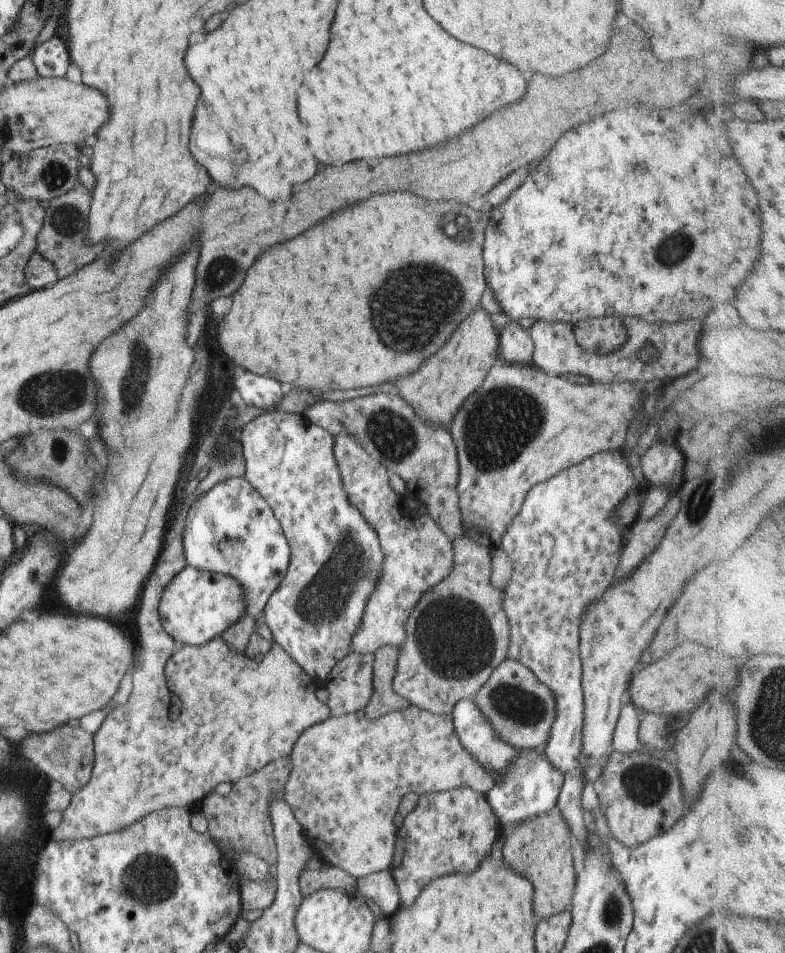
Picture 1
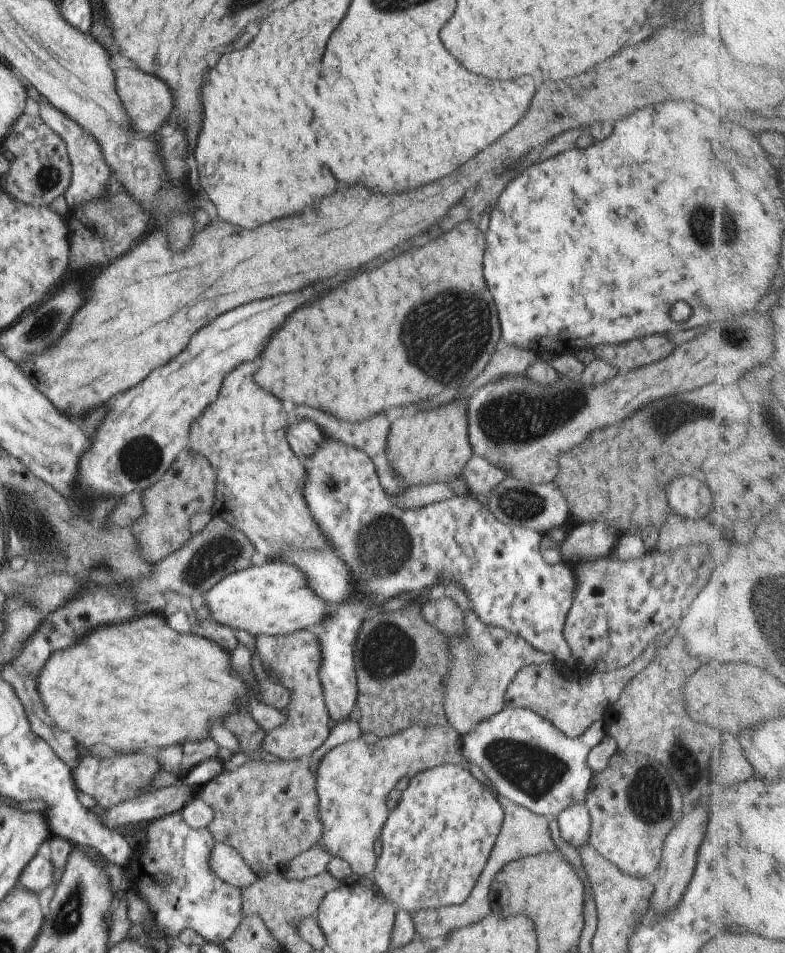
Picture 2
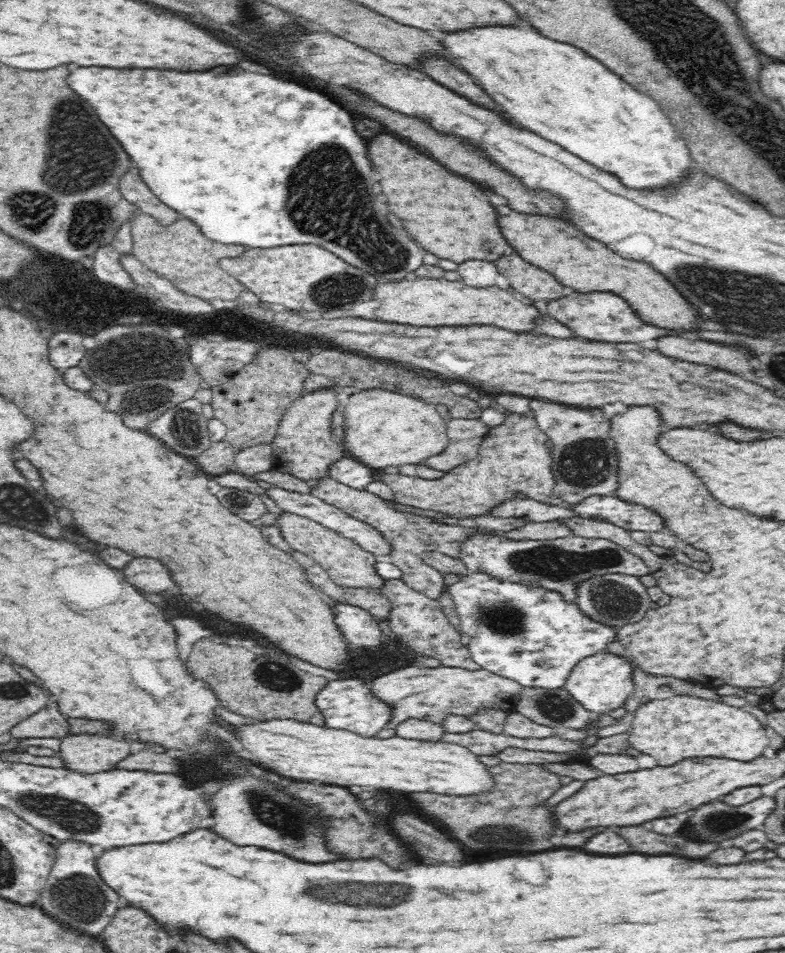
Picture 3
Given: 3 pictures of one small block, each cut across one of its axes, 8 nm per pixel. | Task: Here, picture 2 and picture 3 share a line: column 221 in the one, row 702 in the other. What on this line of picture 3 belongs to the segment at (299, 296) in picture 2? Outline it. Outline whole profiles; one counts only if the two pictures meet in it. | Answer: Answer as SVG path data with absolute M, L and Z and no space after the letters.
M333 680L326 684L326 688L315 698L315 705L323 716L326 728L350 731L366 738L375 737L385 728L392 714L390 707L378 702L378 699L370 694L370 689L364 686L366 685L362 684L361 680Z

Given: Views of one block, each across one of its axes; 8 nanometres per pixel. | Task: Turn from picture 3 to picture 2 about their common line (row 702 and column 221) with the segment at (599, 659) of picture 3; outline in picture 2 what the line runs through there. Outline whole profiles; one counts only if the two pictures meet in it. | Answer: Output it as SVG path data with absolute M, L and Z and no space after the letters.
M262 562L226 573L204 594L203 605L216 625L245 631L253 636L278 636L297 630L314 630L332 607L305 586L297 568L284 562Z

